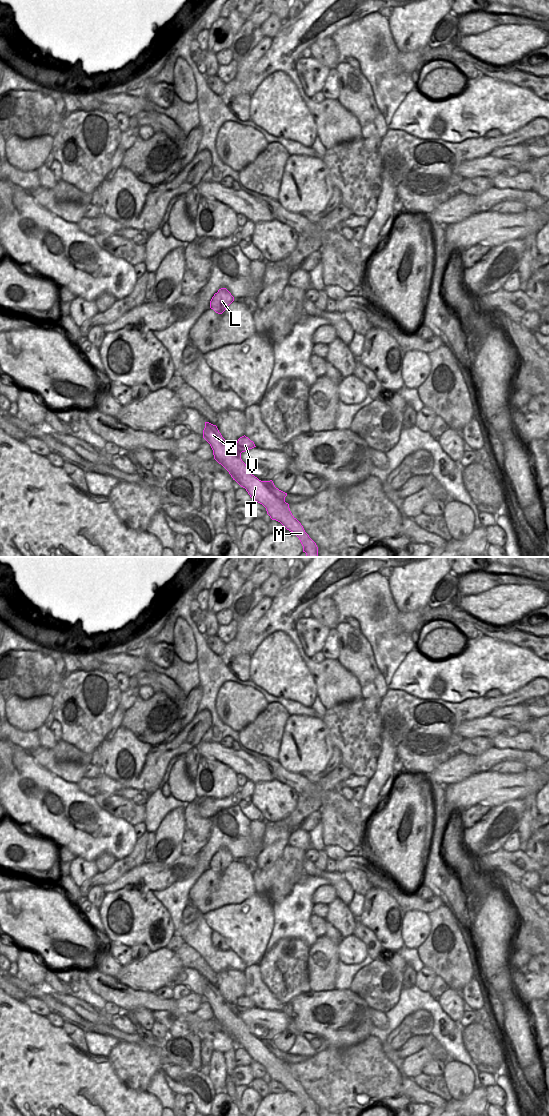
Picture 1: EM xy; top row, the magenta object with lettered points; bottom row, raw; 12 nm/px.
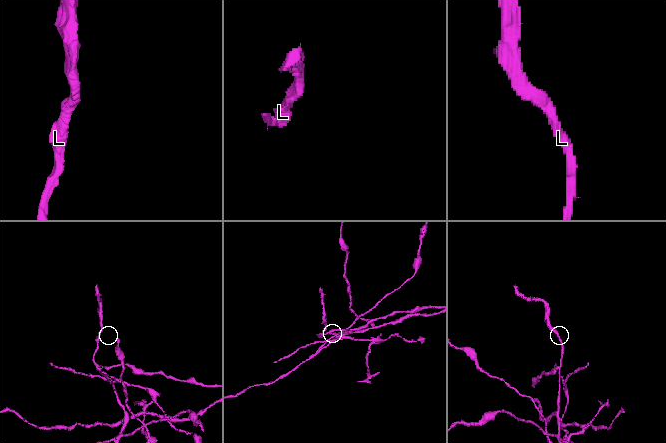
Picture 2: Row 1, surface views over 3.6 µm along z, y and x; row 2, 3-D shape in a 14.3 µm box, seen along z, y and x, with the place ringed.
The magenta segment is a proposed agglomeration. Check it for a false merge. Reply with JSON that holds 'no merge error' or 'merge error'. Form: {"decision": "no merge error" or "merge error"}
{"decision": "merge error"}

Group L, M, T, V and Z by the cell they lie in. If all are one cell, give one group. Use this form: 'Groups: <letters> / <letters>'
Groups: L M T Z / V.

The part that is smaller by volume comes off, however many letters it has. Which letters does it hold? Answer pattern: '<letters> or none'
V.

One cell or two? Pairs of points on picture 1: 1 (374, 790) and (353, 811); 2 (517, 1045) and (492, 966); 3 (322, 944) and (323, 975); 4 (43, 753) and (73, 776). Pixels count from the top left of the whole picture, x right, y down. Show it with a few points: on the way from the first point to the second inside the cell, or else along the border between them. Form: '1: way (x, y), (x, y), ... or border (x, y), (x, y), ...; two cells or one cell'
1: border (357, 804), (366, 815); two cells
2: way (516, 1025), (498, 986); one cell
3: way (323, 952), (323, 967); one cell
4: way (50, 760), (59, 769), (66, 770); one cell

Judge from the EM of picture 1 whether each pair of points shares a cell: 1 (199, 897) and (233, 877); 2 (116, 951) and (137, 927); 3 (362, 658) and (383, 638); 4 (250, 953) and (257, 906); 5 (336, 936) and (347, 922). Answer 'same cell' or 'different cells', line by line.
1: same cell
2: different cells
3: different cells
4: same cell
5: same cell

